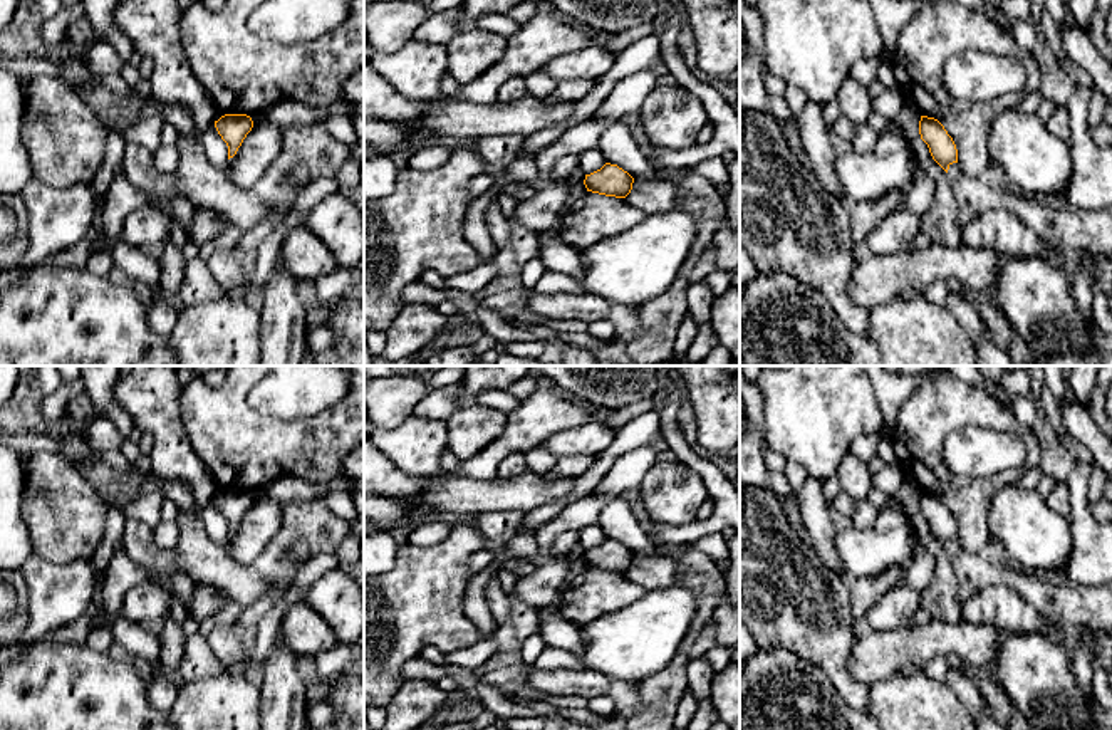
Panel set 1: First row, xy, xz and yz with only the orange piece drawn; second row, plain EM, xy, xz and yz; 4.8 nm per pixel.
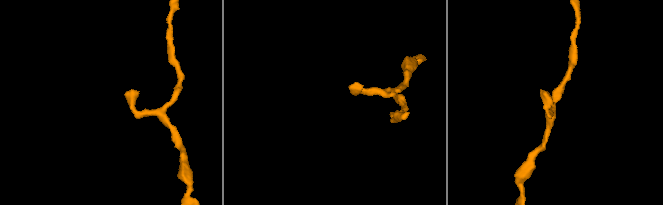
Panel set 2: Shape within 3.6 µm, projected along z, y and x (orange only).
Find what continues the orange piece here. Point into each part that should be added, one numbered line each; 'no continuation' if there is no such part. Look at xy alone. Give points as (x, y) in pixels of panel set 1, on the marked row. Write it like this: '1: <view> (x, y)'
no continuation

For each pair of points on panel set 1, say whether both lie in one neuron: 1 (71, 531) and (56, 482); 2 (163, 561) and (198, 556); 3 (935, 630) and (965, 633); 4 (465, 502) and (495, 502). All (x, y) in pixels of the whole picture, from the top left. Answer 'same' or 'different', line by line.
1: same
2: different
3: same
4: same

